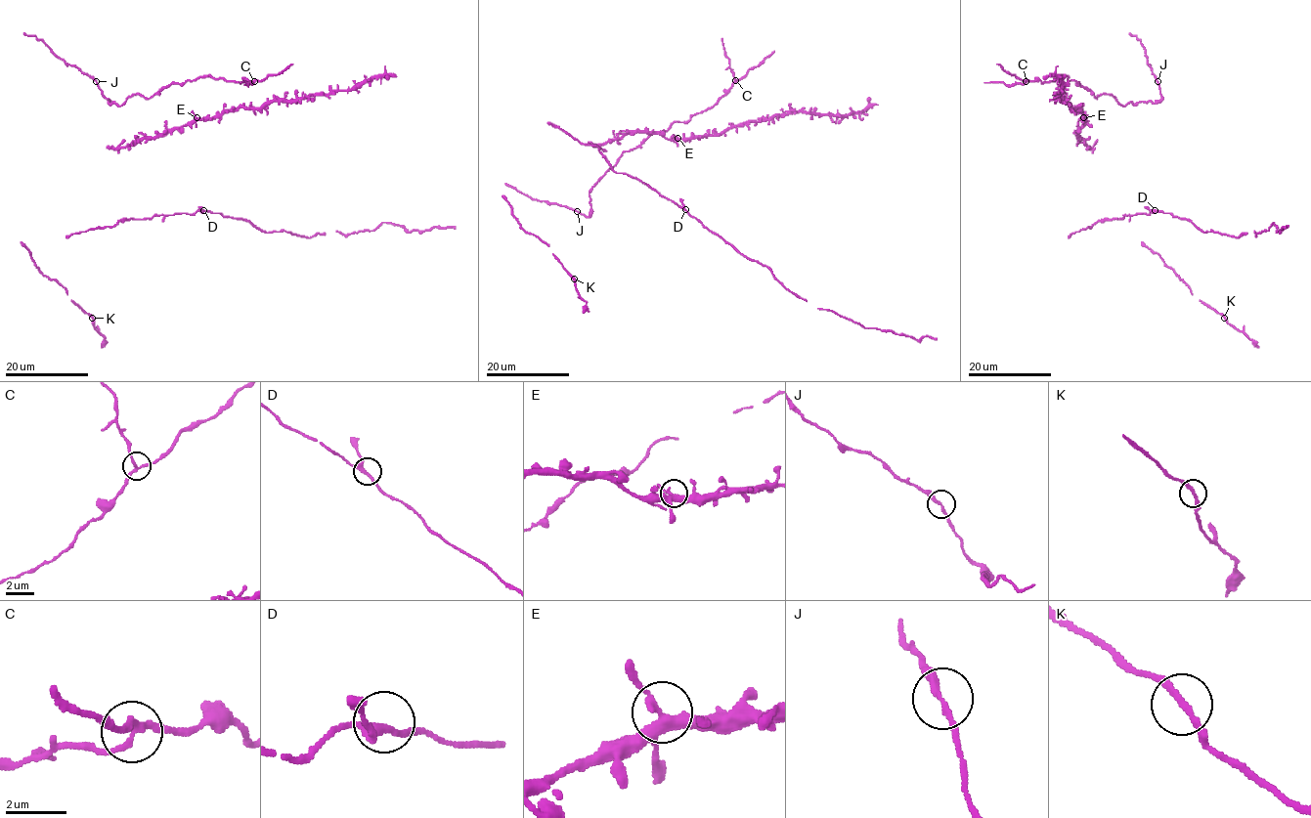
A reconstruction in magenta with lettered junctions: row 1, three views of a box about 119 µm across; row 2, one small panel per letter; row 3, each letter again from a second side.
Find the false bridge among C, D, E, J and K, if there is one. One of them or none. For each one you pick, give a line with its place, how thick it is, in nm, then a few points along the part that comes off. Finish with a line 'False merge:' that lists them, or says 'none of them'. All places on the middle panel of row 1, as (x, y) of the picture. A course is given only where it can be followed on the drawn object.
C: place (735, 80); calibre 200 nm; course (736, 80), (721, 38)
False merge: C

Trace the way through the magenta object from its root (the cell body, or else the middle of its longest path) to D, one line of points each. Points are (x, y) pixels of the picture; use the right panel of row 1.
D: (1104, 218), (1119, 219), (1125, 215), (1149, 214), (1155, 210)

